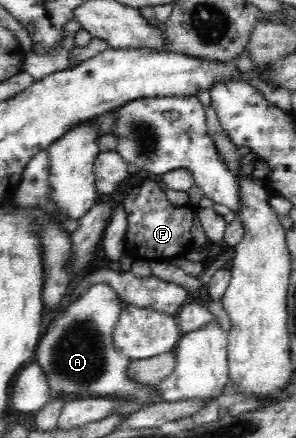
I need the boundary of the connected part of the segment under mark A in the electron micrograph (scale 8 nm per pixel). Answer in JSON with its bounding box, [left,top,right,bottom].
[34,284,153,404]

